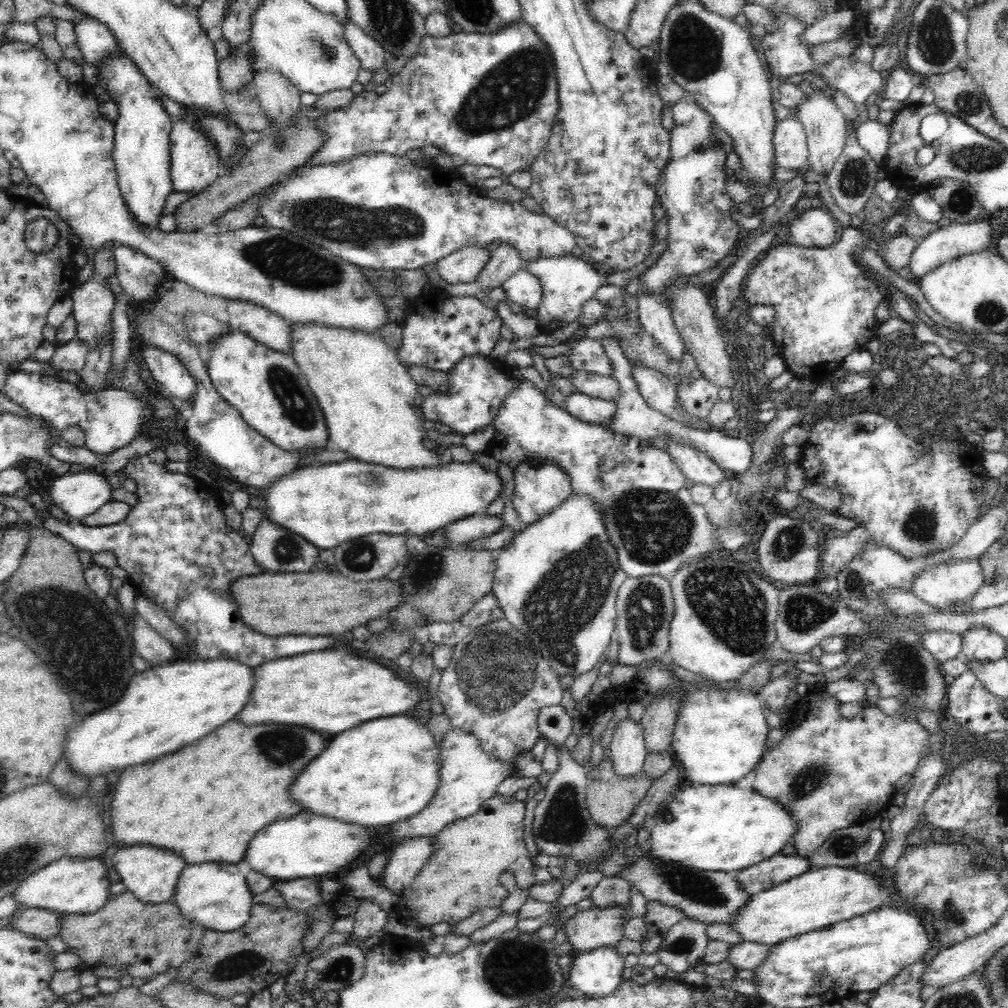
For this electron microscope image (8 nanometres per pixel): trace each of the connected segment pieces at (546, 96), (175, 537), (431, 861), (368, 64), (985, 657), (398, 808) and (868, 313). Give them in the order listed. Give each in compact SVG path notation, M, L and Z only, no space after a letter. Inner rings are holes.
M522 20L514 22L504 29L498 29L494 33L474 33L456 30L452 32L452 36L424 36L416 56L409 60L399 70L397 76L388 83L387 91L380 95L372 91L363 91L355 95L346 105L345 108L325 113L314 120L314 128L322 133L324 142L322 142L320 149L316 150L304 164L323 165L325 162L345 161L350 157L369 152L383 152L392 156L404 156L408 150L416 150L418 148L423 150L425 146L436 146L436 148L440 148L444 153L461 162L474 166L494 167L506 176L512 174L512 172L529 170L536 156L546 148L557 113L559 112L559 93L558 84L556 84L555 64L552 61L550 50L535 34L531 26Z
M147 455L130 458L124 466L121 475L136 483L138 491L136 504L130 508L129 516L119 524L104 527L89 528L78 521L62 522L57 520L50 512L46 511L48 505L43 497L30 483L29 494L24 499L34 508L38 522L47 532L60 535L67 540L76 550L85 550L95 553L108 551L116 555L116 566L120 566L127 572L127 578L135 586L137 593L148 598L151 602L162 607L170 618L181 628L183 639L190 650L197 652L201 659L232 658L244 660L245 665L252 669L271 660L296 656L316 650L326 650L334 644L336 638L328 636L262 636L258 632L252 632L242 624L242 619L232 599L231 583L240 576L258 576L266 572L262 566L255 563L249 542L244 540L238 532L226 528L225 517L222 514L222 506L218 500L218 494L208 494L204 490L198 490L196 482L188 478L188 474L172 474L166 472L160 464L151 462Z
M494 795L474 816L454 820L432 837L434 839L432 854L417 872L413 883L401 894L405 902L404 908L410 912L411 918L425 927L439 922L446 922L450 925L481 910L500 906L504 898L509 895L508 890L500 883L502 872L514 872L518 889L528 889L534 886L532 862L522 838L524 811L524 800L516 801L513 797Z
M351 21L343 26L344 35L350 49L355 53L355 58L360 63L360 68L376 72L380 68L385 68L385 62L388 58L382 46L370 39L368 34L365 34L356 24Z
M976 625L964 633L961 652L964 662L994 662L1005 657L1005 640L984 625Z
M403 715L387 716L360 723L350 730L333 737L292 782L292 796L302 805L302 812L320 816L336 816L336 820L348 820L348 824L386 827L406 820L420 812L431 802L439 787L440 743L434 741L429 730L420 722Z
M853 226L843 232L840 241L828 248L790 244L768 250L743 284L749 306L773 306L774 320L769 332L788 371L818 384L826 374L840 367L851 352L862 350L874 338L878 325L876 308L886 302L876 288L876 280L862 274L858 266L864 246L868 246L874 236L854 230Z

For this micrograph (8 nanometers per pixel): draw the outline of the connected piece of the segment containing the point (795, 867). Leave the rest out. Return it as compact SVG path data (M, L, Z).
M786 850L733 874L734 881L750 896L770 890L774 885L790 880L794 876L800 876L810 868L810 860L802 859Z

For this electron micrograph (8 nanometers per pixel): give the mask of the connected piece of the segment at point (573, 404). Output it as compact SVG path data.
M575 393L565 398L566 408L573 417L585 423L602 425L607 428L611 418L615 415L617 406L614 401L591 397L582 393Z

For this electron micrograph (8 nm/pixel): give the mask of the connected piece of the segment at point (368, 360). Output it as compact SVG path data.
M292 322L293 359L305 374L309 387L323 410L330 442L352 458L366 464L392 469L424 469L450 464L448 452L438 454L433 446L426 445L426 431L422 417L418 418L412 402L418 396L418 384L412 380L397 353L376 333L363 333L356 329L343 329L319 324Z

